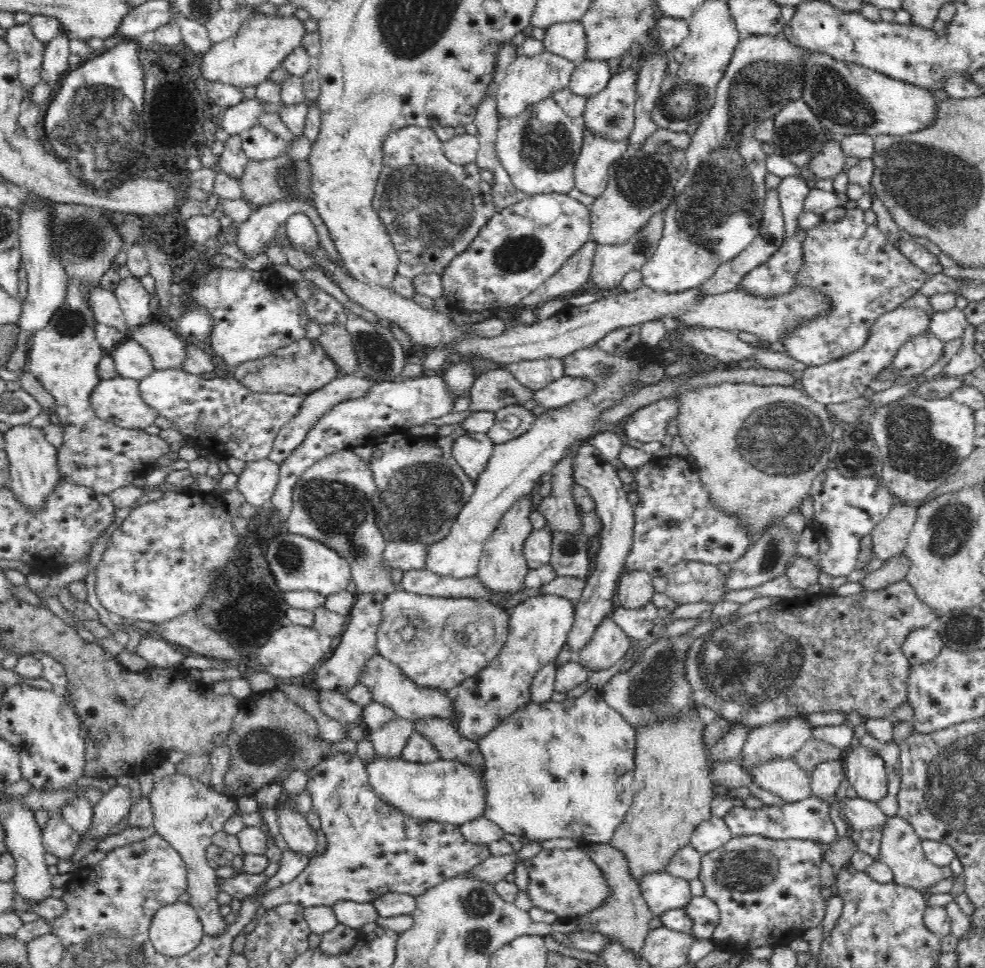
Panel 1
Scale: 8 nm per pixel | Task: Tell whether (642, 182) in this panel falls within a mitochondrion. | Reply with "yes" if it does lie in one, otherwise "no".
yes

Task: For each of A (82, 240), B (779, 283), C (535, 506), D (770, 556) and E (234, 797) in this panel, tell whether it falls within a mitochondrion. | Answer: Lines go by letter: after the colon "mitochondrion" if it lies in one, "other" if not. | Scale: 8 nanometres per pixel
A: mitochondrion
B: mitochondrion
C: other
D: mitochondrion
E: other

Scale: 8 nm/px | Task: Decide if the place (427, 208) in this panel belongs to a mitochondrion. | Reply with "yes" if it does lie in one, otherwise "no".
yes

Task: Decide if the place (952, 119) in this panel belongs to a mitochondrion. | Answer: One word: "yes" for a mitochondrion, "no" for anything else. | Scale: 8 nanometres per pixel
yes

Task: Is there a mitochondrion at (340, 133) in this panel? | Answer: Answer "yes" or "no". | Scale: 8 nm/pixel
no

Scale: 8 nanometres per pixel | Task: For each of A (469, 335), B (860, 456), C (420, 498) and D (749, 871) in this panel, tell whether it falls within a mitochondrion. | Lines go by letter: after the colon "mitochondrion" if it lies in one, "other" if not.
A: other
B: mitochondrion
C: mitochondrion
D: mitochondrion

